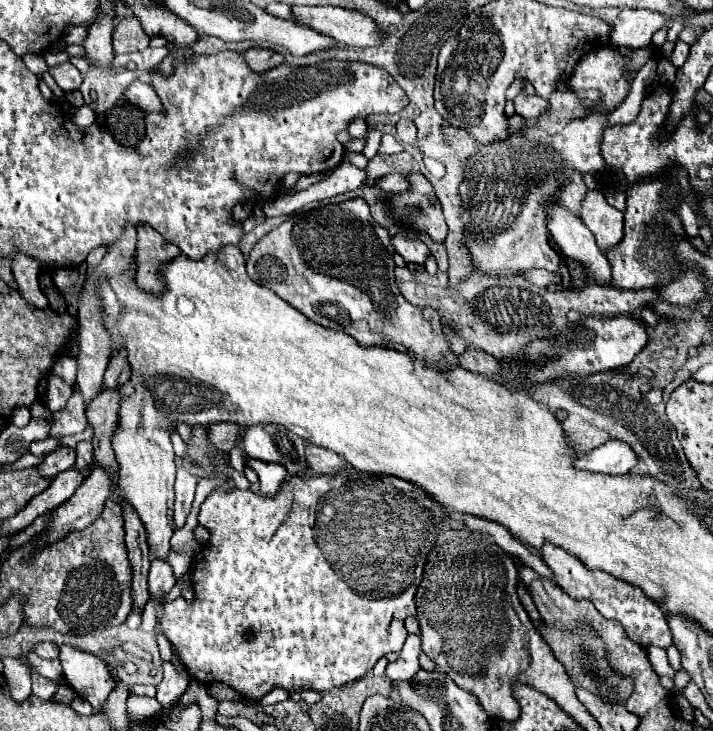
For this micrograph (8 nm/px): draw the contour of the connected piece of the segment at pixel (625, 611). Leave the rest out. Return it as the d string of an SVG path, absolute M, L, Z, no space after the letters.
M545 544L541 550L541 558L545 560L545 564L553 570L557 584L573 598L587 598L593 602L593 606L605 616L605 618L613 618L617 620L627 636L631 640L635 640L637 644L641 644L643 648L647 646L657 646L667 650L673 644L673 636L669 636L669 624L667 618L663 616L663 612L659 610L657 604L653 604L637 586L625 584L621 580L615 580L613 576L605 574L605 572L597 572L597 570L587 570L577 558L569 556L565 550L553 546L553 544Z

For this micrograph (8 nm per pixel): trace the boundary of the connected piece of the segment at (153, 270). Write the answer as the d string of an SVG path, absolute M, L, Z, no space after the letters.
M141 224L137 228L137 254L135 254L135 264L137 264L137 286L143 292L153 292L161 294L165 292L165 282L161 280L161 270L169 260L175 260L175 256L181 254L177 246L171 242L163 240L161 234L157 234L153 228Z

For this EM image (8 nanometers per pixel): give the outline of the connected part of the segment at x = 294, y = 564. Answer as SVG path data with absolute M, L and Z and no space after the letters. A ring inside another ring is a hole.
M345 468L341 474L337 474L333 478L329 478L329 476L317 476L317 478L309 478L309 480L291 478L291 484L293 484L293 508L291 508L289 482L283 482L283 486L275 498L265 498L251 490L245 492L245 490L237 490L237 488L231 492L215 490L207 496L207 500L201 504L201 512L199 512L197 520L199 520L199 524L203 524L211 530L211 540L209 540L209 544L203 544L201 552L195 558L195 566L191 572L195 600L187 602L185 598L177 598L173 602L165 602L163 616L159 620L163 634L169 638L169 642L173 644L173 648L177 652L177 658L183 662L183 666L191 672L191 676L195 680L199 680L203 684L223 682L247 700L261 700L273 688L285 688L285 690L289 688L287 692L291 692L293 688L301 688L301 690L313 688L317 692L325 692L335 686L345 686L349 682L363 678L369 670L373 670L373 666L377 664L379 658L387 656L389 652L399 652L407 640L405 618L415 616L413 596L415 596L417 584L421 582L425 556L435 542L437 524L443 520L441 506L435 506L435 502L429 496L425 496L425 492L421 492L413 484L409 486L409 482L403 482L399 478L371 476L371 474L355 472L353 468ZM245 628L251 628L255 632L255 638L251 642L243 640Z

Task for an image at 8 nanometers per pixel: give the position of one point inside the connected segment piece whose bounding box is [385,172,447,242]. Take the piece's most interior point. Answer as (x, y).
(417, 210)

